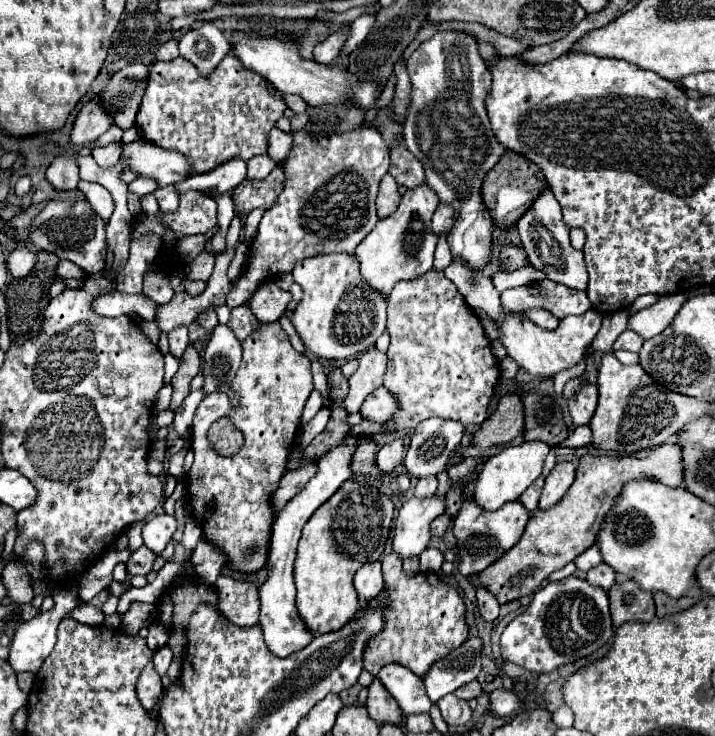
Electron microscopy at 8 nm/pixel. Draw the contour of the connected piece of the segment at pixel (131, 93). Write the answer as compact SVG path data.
M114 74L112 78L106 80L104 84L104 106L108 108L110 116L114 118L114 124L120 126L122 130L134 126L140 100L144 94L146 78L142 80L126 80L122 74Z

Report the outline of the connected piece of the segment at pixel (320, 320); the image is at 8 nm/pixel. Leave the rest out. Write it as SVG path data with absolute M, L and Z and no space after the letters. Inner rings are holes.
M348 252L330 254L330 256L312 256L308 260L300 260L292 270L294 282L302 286L302 300L292 316L292 324L296 326L306 352L316 358L330 358L330 360L346 360L370 350L378 336L386 330L386 306L388 302L380 292L372 292L364 278L360 276L360 264L356 264L356 256Z

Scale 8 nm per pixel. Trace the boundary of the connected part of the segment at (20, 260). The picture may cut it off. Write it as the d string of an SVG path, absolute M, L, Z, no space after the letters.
M16 248L16 250L12 250L6 264L8 264L8 272L14 278L26 278L26 276L30 276L30 272L36 266L36 254L30 252L28 248Z

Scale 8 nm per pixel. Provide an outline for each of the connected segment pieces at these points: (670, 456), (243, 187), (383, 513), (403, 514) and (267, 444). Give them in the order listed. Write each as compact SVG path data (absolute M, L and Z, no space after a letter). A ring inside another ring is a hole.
M662 444L656 448L640 450L634 456L606 456L606 454L582 456L576 468L576 480L572 488L566 492L566 496L558 500L552 508L548 508L548 512L540 512L540 508L536 508L530 514L526 530L518 540L516 548L512 548L512 552L506 552L496 564L490 564L484 572L470 574L468 576L470 584L476 588L490 590L500 604L536 592L540 584L548 578L548 574L564 568L586 548L596 544L596 532L600 528L600 522L604 520L606 512L612 508L616 496L620 494L620 488L628 480L642 480L642 478L650 478L674 488L680 486L682 484L680 448L676 444Z
M282 166L274 168L266 180L244 180L244 184L240 184L240 188L236 188L236 192L232 194L234 204L236 204L236 212L248 214L252 208L272 208L272 204L276 202L278 194L280 194L280 180L282 180Z
M350 478L304 524L302 538L298 544L296 564L294 564L294 580L296 580L296 588L298 588L296 606L298 606L302 620L306 622L308 630L314 636L320 636L320 634L326 634L332 630L340 630L356 614L358 596L356 596L352 578L358 568L362 568L368 562L376 562L380 558L380 554L384 552L388 534L392 528L392 514L394 514L394 504L386 492L382 492L374 484L362 484L356 478Z
M432 494L428 498L410 496L396 518L396 530L392 548L400 554L400 558L418 556L430 540L430 524L436 516L444 514L446 498Z
M278 322L262 324L252 336L248 336L242 342L242 346L244 346L244 356L236 372L236 378L230 384L230 388L240 394L240 406L232 408L228 402L228 396L222 392L208 394L200 402L194 414L194 422L192 422L192 436L194 436L192 450L196 452L196 458L184 478L184 486L188 494L190 512L202 524L202 538L226 554L226 566L242 574L256 574L262 568L266 568L266 562L268 562L270 532L272 532L272 522L276 516L272 508L272 492L278 488L280 476L284 476L288 456L294 448L294 442L300 430L302 408L312 392L312 372L310 372L308 356L298 354L292 348L286 332L280 328ZM218 418L230 418L232 424L244 434L244 446L240 448L238 454L230 458L218 456L206 438L210 424Z

